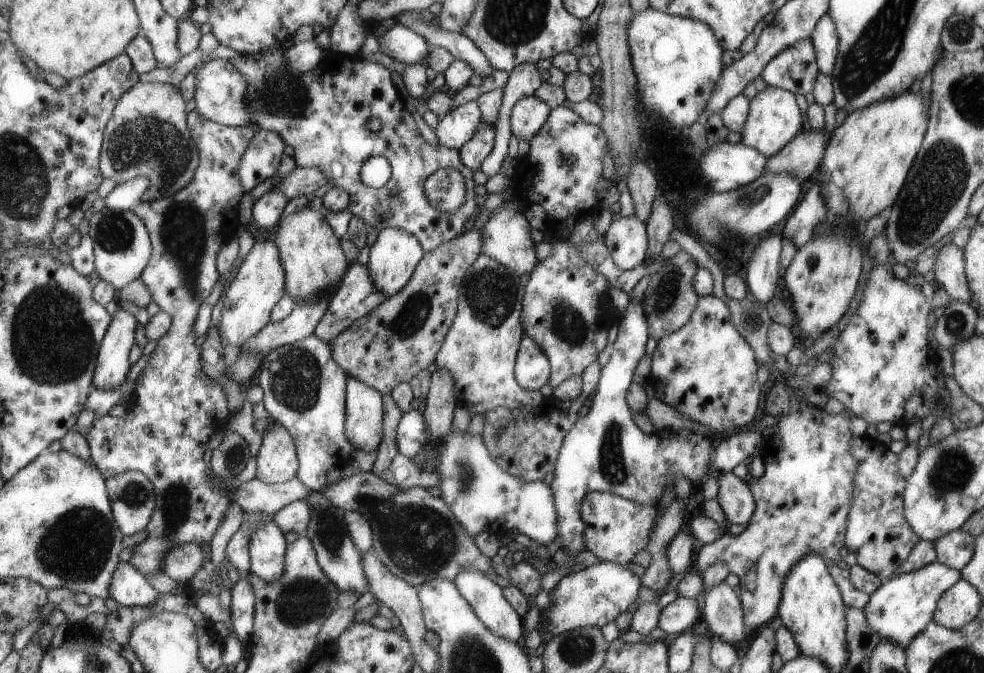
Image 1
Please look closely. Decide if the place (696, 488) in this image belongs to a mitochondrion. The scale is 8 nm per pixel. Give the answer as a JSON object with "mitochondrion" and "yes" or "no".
{"mitochondrion":"no"}

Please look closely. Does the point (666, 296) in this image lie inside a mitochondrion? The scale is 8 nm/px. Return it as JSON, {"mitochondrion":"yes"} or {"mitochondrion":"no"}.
{"mitochondrion":"yes"}

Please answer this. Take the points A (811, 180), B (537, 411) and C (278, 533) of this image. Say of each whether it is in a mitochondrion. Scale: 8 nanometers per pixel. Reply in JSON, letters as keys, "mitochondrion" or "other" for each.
{"A":"other","B":"other","C":"other"}

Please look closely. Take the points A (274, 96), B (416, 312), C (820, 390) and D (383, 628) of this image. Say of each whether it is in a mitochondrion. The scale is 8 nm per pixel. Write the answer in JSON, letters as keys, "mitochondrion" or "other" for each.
{"A":"mitochondrion","B":"mitochondrion","C":"other","D":"other"}

